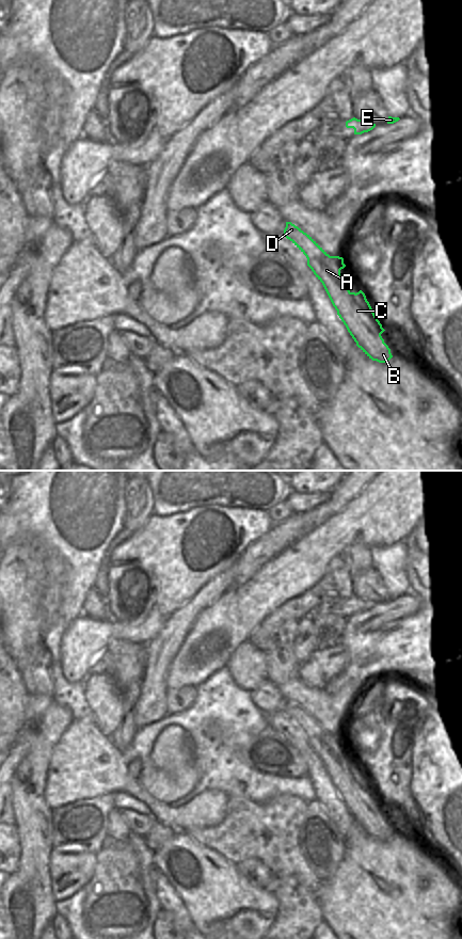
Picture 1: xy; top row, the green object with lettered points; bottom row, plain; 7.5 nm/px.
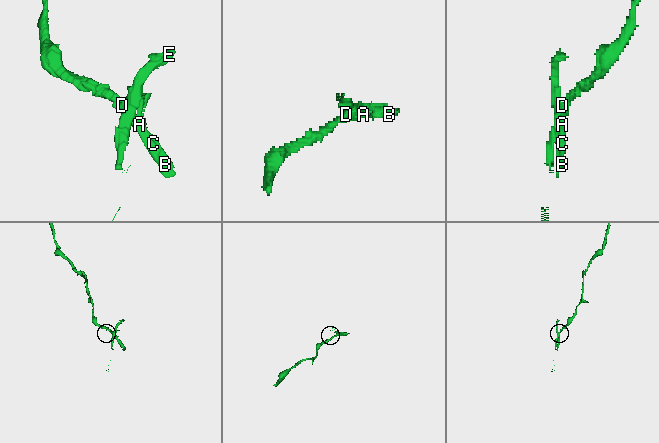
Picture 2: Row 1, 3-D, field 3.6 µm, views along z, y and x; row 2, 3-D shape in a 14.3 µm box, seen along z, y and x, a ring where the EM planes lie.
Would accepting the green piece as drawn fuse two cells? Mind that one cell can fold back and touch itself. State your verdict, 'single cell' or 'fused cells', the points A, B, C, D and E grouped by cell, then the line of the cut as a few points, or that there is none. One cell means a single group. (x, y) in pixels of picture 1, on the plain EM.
fused cells | A B C D / E | xy (306, 733), (311, 741), (309, 745)

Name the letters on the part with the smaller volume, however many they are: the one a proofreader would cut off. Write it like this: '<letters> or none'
E

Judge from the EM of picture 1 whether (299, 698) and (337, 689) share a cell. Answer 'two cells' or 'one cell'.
one cell

